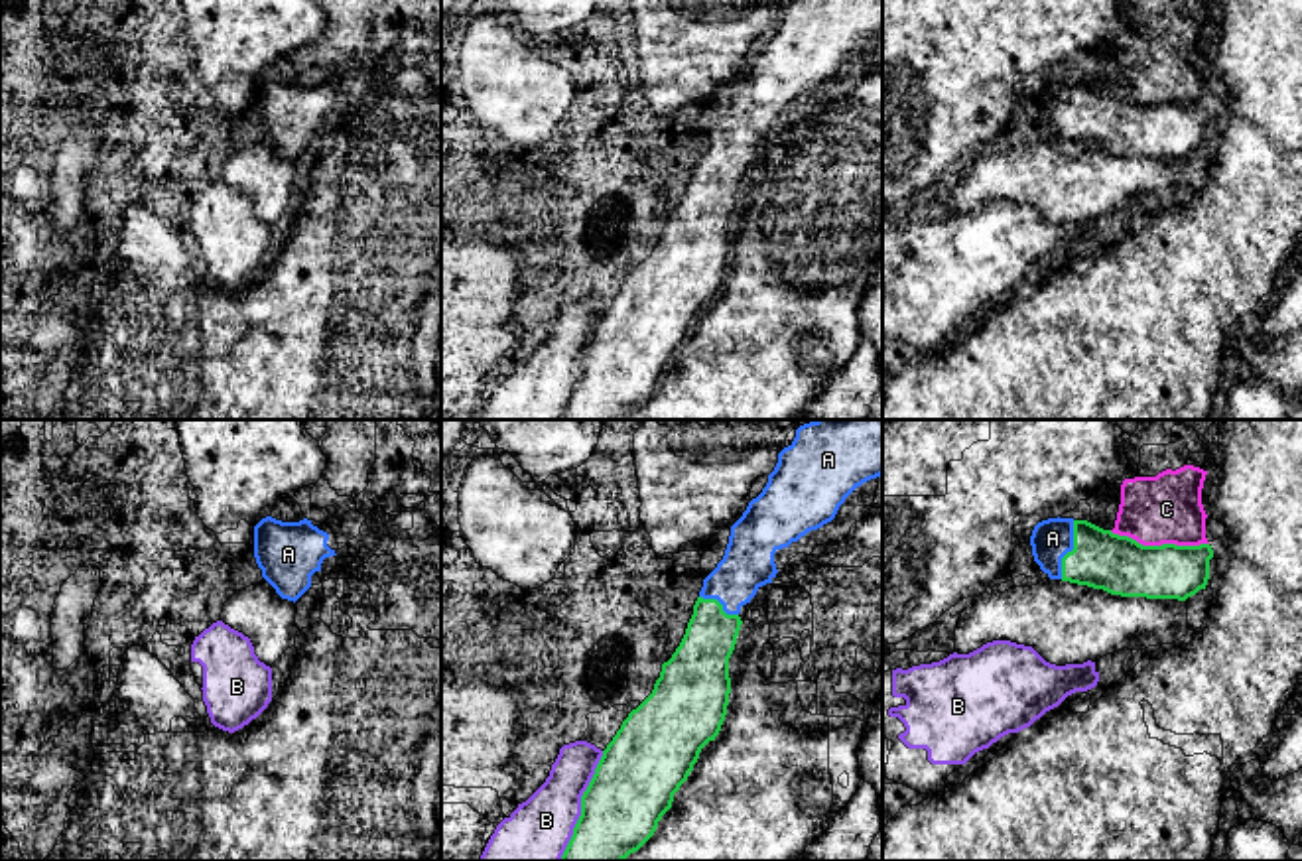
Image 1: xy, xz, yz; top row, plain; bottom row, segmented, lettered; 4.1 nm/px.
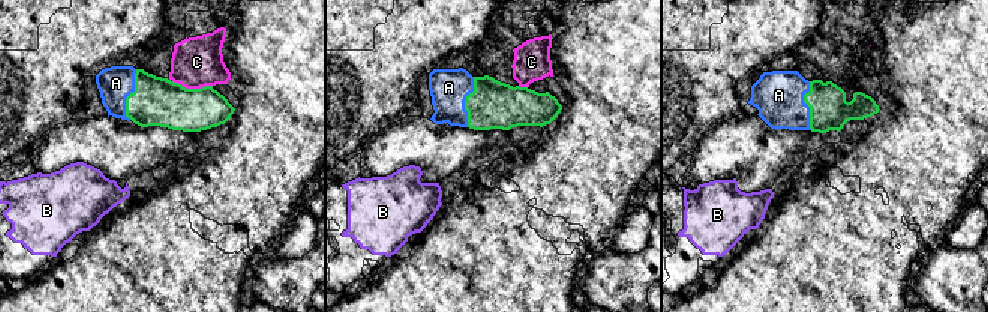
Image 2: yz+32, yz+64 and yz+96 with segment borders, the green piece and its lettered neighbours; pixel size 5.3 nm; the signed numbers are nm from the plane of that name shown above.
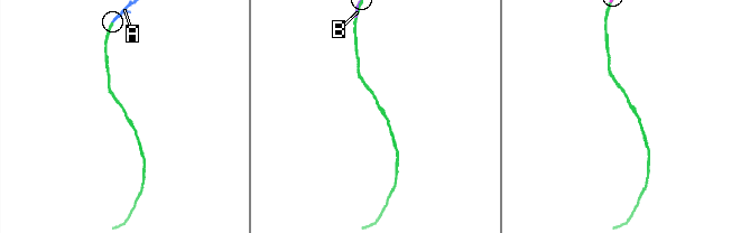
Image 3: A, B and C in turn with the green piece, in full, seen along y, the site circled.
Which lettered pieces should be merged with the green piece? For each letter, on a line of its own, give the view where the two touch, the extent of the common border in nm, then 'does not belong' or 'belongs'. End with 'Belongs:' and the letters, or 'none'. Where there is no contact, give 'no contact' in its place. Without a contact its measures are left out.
A: meets green in yz; contact 240 nm long; belongs
B: meets green in xz; contact 480 nm long; does not belong
C: meets green in yz; contact 420 nm long; does not belong
Belongs: A

